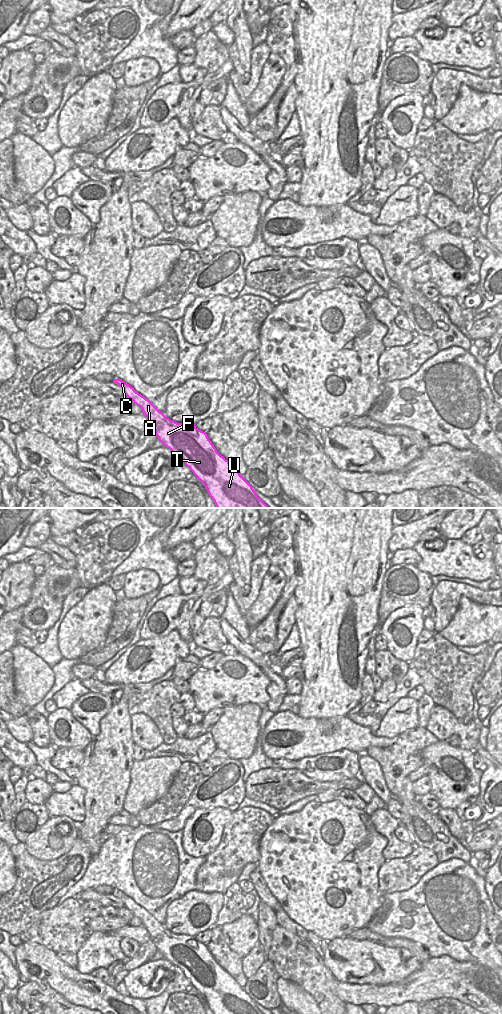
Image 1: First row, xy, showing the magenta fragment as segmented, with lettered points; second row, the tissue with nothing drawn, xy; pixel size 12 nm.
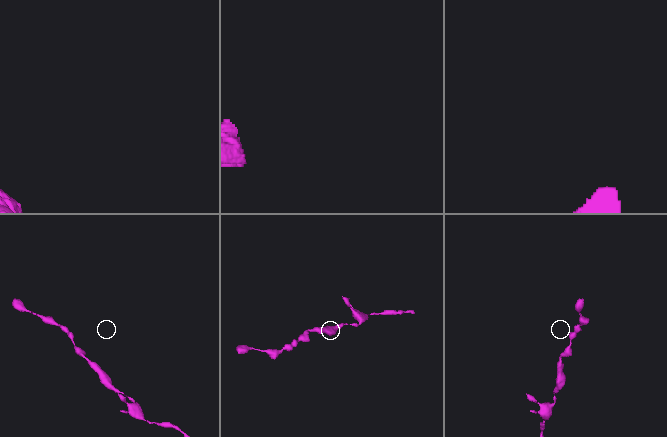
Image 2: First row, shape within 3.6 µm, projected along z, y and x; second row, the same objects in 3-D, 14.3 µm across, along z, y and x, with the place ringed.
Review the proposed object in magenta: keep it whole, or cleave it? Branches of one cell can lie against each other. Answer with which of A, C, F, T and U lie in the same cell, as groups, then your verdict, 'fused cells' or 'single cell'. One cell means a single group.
A C F T U | single cell

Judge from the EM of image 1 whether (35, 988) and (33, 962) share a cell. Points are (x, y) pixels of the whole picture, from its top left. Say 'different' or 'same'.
different

